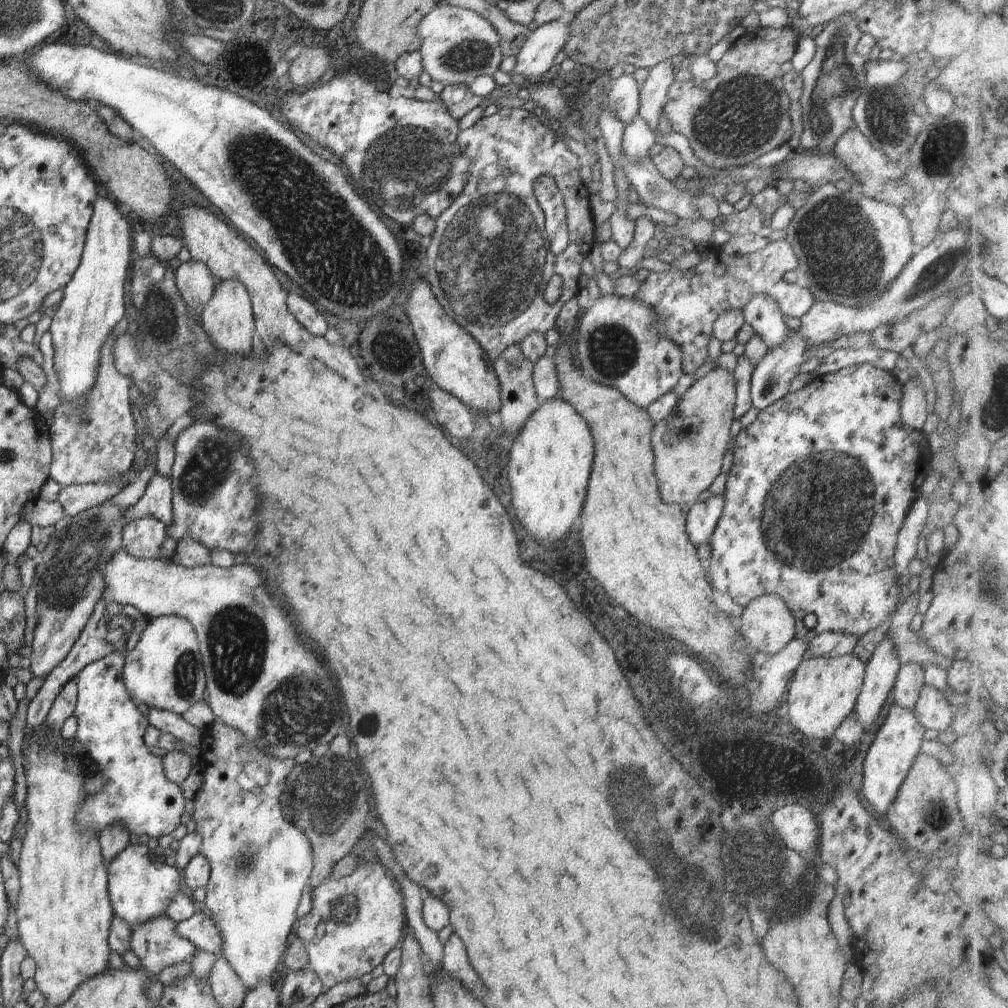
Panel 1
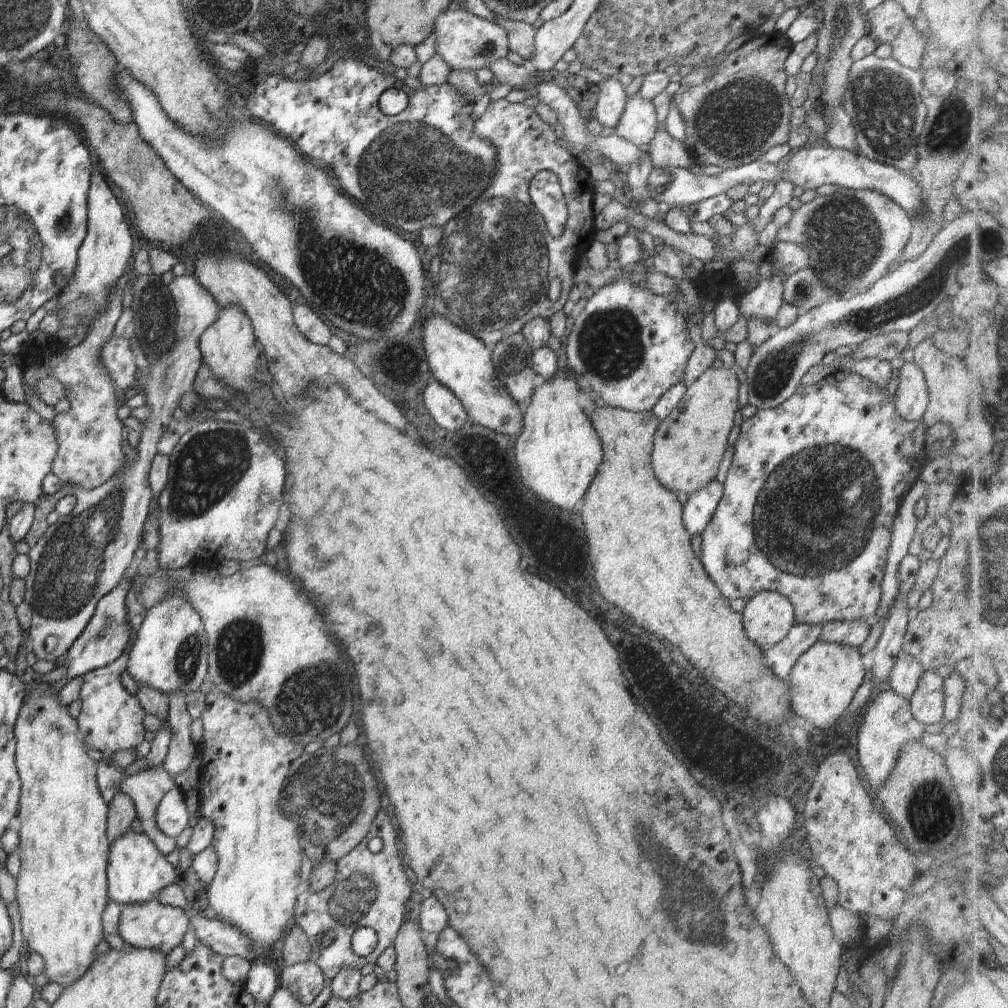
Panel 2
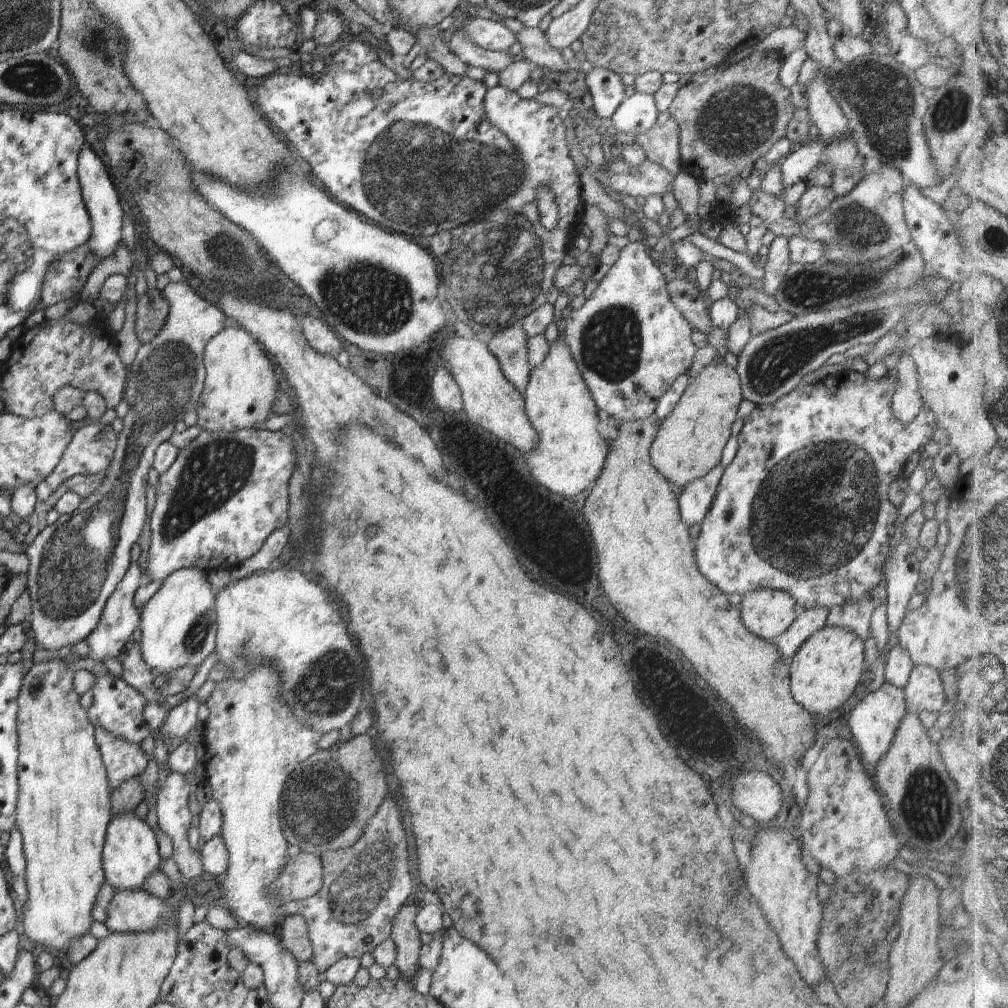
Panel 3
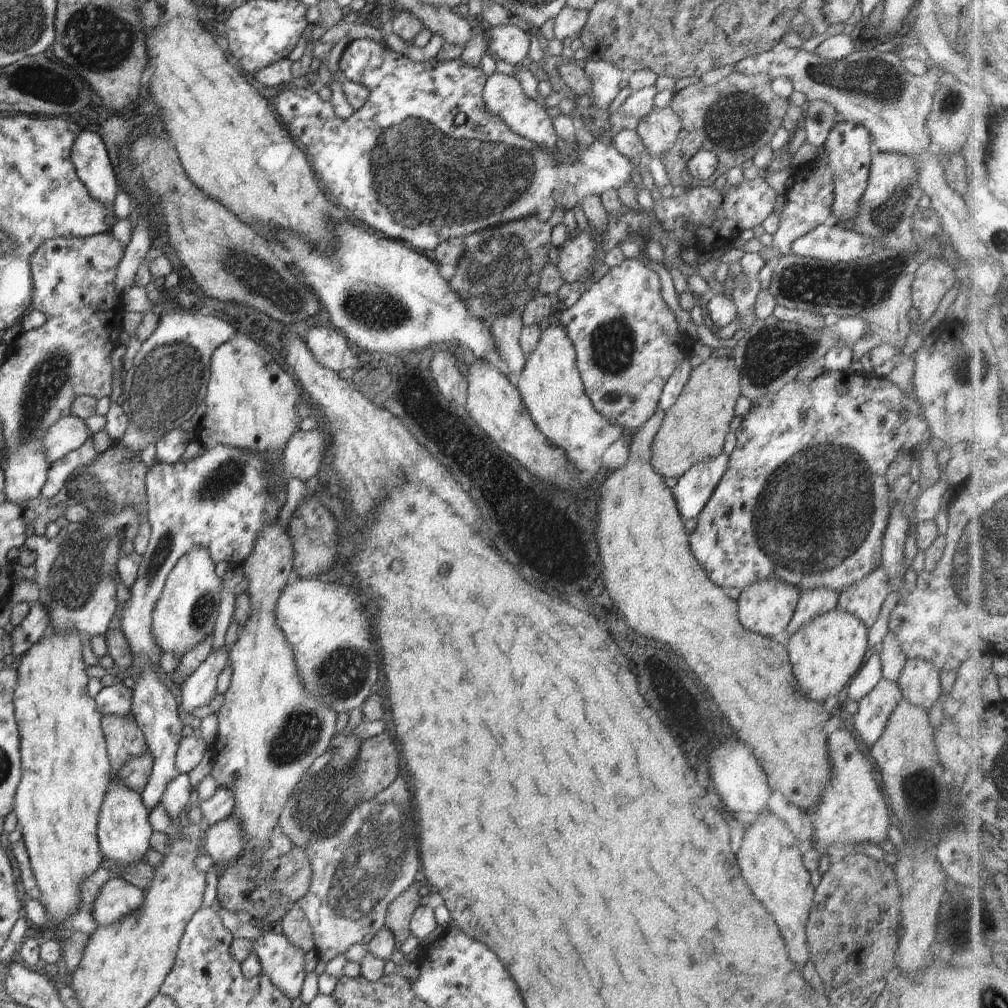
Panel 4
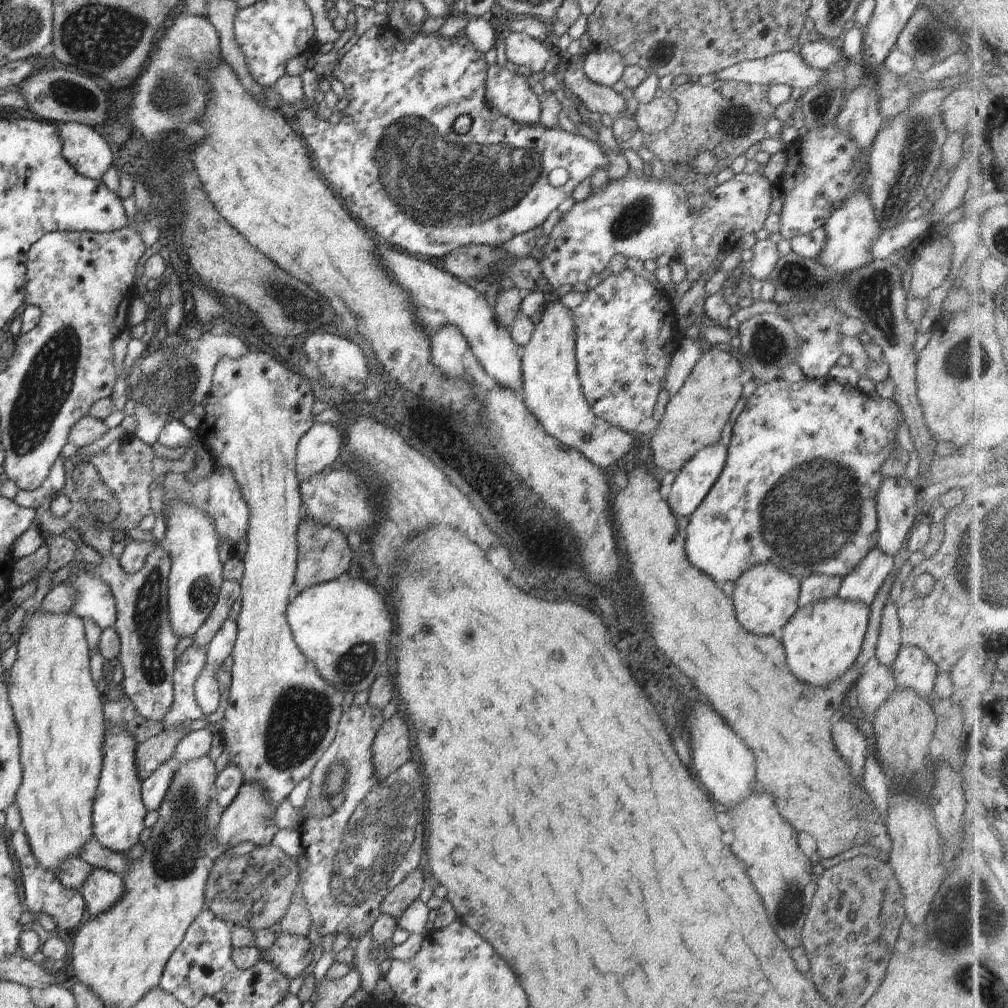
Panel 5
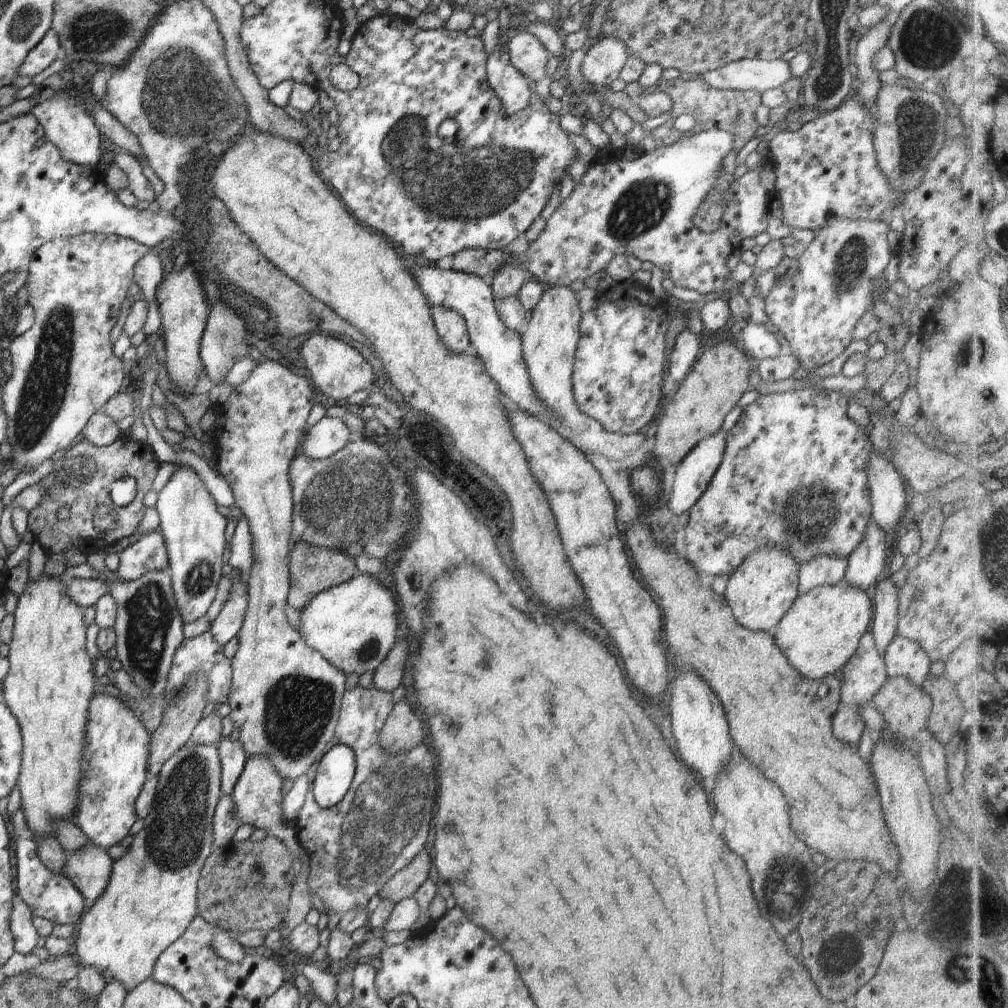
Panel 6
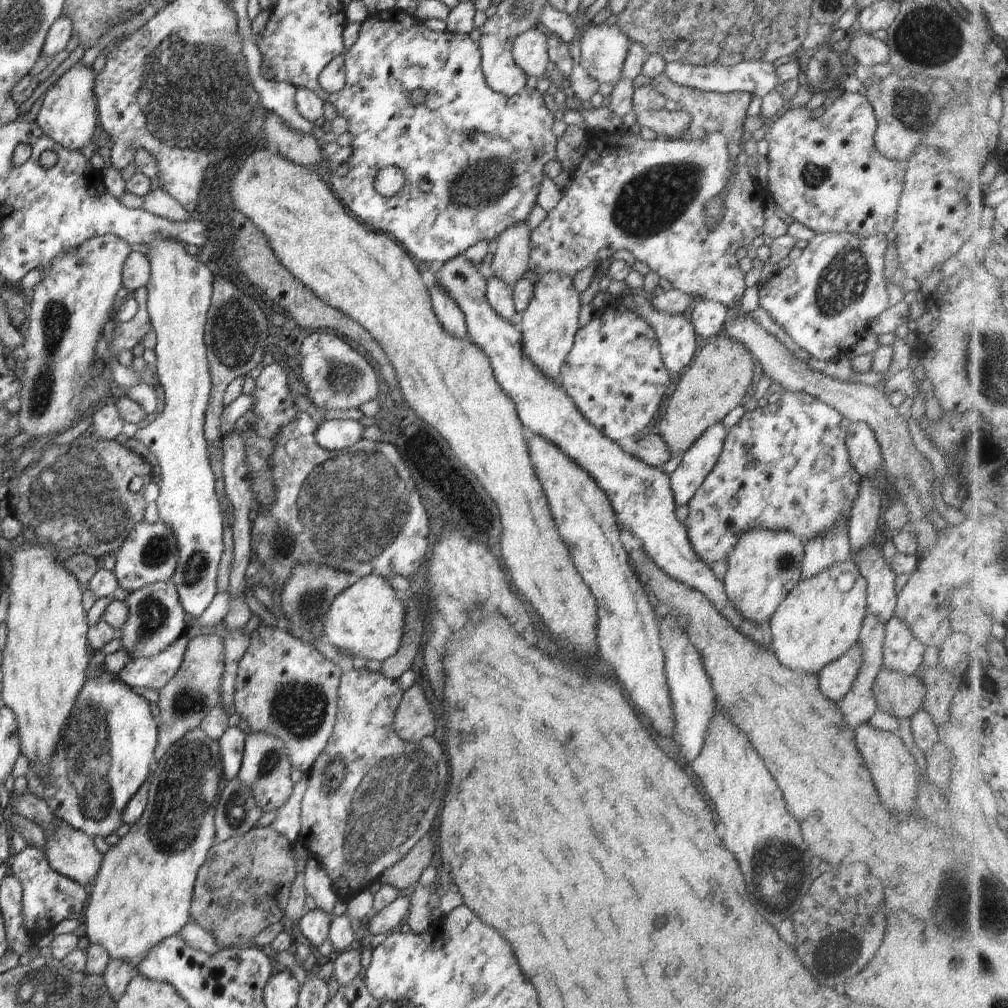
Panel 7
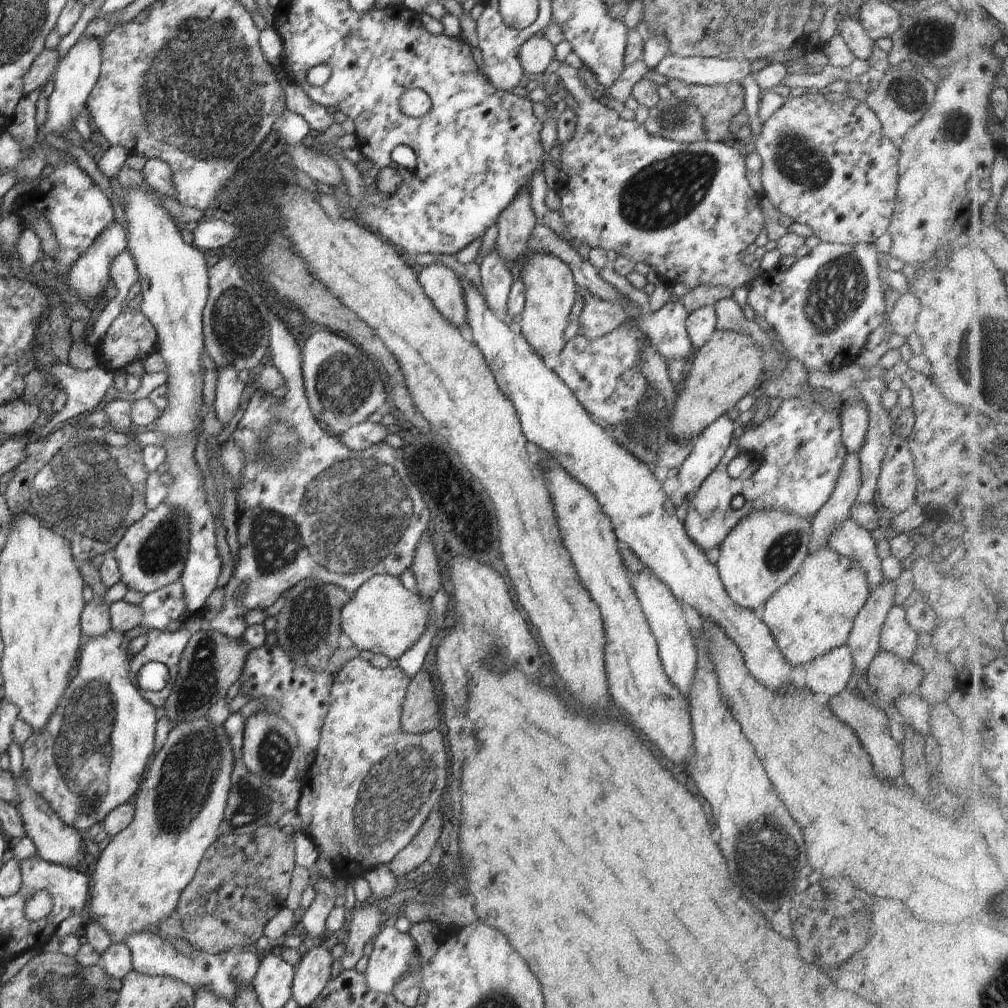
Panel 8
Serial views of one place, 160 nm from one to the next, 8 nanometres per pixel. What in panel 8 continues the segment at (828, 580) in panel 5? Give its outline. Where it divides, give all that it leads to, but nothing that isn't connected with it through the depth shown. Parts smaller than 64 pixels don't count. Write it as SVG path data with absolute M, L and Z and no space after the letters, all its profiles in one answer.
M848 453L843 460L841 471L826 504L812 518L809 554L827 546L829 534L839 522L849 518L852 506L856 504L861 487L861 460L856 453Z

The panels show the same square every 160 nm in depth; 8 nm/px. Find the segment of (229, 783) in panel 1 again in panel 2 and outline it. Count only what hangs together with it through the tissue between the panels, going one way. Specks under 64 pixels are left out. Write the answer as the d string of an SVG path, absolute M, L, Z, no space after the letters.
M216 685L207 693L200 718L203 722L203 737L198 747L201 760L197 784L200 796L198 811L199 816L206 817L214 825L211 847L216 851L219 866L212 882L206 886L204 902L210 914L216 912L251 940L257 956L252 961L265 960L268 954L272 954L272 944L284 938L294 923L294 907L303 888L300 862L304 852L298 840L299 832L296 824L281 814L278 801L290 765L305 753L306 744L295 743L277 733L264 705L256 701L237 701L224 694Z

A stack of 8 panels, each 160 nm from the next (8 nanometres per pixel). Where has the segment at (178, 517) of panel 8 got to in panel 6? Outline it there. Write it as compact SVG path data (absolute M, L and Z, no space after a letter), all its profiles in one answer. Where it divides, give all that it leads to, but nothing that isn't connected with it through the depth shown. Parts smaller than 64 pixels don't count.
M151 532L136 543L118 550L119 568L122 582L138 580L150 571L164 571L169 568L166 543L162 533Z

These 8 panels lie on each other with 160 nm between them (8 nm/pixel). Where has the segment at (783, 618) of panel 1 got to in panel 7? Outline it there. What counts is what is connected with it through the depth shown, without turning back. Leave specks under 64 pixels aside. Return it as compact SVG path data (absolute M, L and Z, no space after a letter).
M764 527L744 531L727 556L728 569L723 579L723 585L730 602L744 618L755 622L757 625L767 627L769 618L775 613L778 605L801 579L803 560L804 544L791 532L775 531Z

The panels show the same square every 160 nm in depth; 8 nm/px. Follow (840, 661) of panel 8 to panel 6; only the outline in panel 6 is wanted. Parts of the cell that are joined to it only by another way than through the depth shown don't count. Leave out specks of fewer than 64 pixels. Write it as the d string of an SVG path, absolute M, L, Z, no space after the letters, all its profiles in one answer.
M866 631L852 658L836 670L841 679L840 696L864 705L871 702L877 690L887 681L883 656L877 649L875 638Z

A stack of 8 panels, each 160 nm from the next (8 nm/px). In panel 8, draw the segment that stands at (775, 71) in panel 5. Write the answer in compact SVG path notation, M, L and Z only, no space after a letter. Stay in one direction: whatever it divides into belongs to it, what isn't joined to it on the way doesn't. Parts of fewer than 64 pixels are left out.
M668 54L656 65L655 71L689 85L724 86L731 82L741 84L742 78L750 75L750 65L751 61Z

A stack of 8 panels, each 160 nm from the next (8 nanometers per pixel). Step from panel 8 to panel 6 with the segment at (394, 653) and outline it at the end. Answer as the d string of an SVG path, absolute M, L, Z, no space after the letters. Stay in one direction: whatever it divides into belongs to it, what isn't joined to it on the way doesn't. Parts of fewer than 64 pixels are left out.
M362 573L348 582L318 593L297 616L300 618L298 632L304 642L323 654L324 658L339 668L345 676L352 672L360 676L368 670L375 670L394 646L396 632L401 624L391 591L381 585L375 576L368 573Z

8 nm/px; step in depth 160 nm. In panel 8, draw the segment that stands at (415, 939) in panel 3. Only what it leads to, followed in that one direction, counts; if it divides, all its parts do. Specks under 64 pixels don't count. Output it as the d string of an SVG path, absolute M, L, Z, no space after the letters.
M432 810L416 836L387 864L394 876L402 876L414 870L425 860L430 860L431 850L437 845L440 832L440 812Z

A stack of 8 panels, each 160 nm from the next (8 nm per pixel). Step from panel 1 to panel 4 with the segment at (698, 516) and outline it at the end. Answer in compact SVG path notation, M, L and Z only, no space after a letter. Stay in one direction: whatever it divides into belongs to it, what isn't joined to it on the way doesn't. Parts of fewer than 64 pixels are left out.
M722 452L691 466L671 489L676 506L684 520L696 518L706 506L724 471L729 456Z

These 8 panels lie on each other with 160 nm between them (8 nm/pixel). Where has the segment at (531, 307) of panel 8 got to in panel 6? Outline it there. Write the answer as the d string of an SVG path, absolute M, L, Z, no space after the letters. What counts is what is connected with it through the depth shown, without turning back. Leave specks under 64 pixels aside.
M545 287L521 335L524 362L534 390L540 400L553 412L557 425L552 426L558 428L564 438L570 440L580 451L600 454L606 460L618 464L623 458L636 454L647 438L641 433L631 435L609 433L600 422L578 408L571 376L573 358L580 338L580 321L581 311L578 307L578 298L570 287Z

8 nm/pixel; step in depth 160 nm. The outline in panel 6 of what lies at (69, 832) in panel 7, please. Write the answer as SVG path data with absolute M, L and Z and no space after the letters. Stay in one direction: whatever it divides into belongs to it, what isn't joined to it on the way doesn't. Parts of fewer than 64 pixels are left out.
M90 842L75 851L63 850L66 858L61 872L92 904L108 884L113 860L106 850Z

